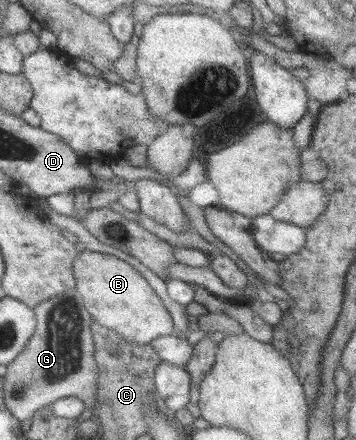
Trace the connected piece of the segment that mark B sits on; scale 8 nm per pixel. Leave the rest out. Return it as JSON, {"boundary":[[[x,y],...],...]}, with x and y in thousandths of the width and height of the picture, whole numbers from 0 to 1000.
{"boundary":[[[250,566],[230,568],[211,589],[211,630],[216,632],[213,655],[230,668],[247,709],[303,752],[340,759],[354,773],[388,780],[388,784],[416,784],[449,766],[492,759],[489,730],[472,702],[461,698],[455,677],[438,670],[438,661],[421,652],[421,643],[399,630],[393,616],[376,611],[365,598],[331,589],[326,580],[250,570]]]}

